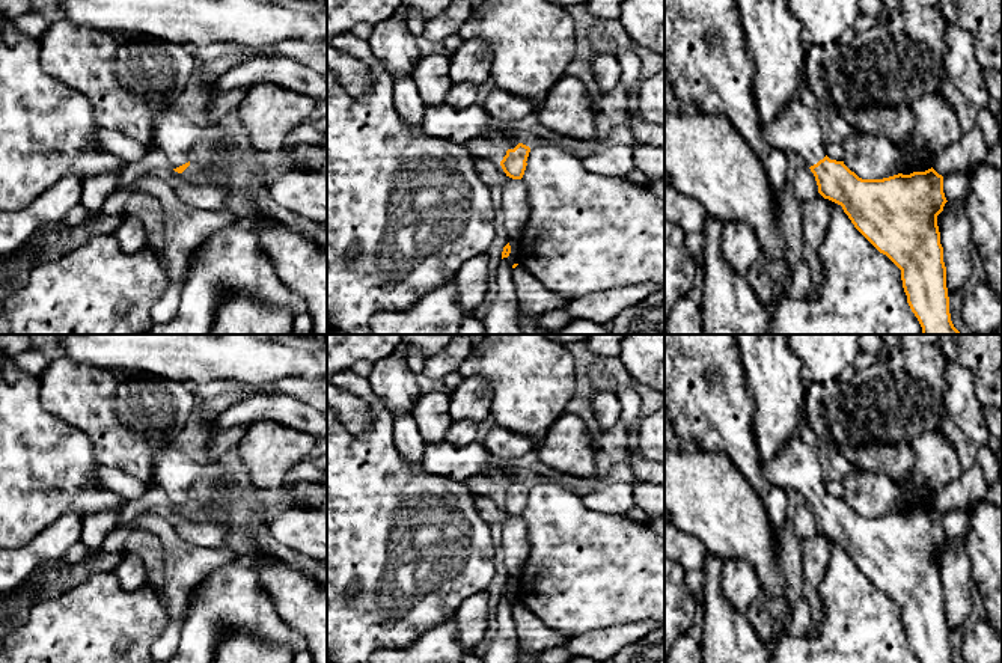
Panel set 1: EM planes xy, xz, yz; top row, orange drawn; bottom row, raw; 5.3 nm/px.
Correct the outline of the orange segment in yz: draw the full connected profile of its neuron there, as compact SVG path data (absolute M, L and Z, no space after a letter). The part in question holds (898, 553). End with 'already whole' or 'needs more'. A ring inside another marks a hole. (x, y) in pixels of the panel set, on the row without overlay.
M800 435L790 438L770 461L761 461L765 478L781 488L794 488L815 514L818 530L842 544L854 565L900 607L907 640L921 663L954 663L949 651L946 604L937 553L948 539L943 514L933 505L910 512L883 517L862 517L844 499L826 493L826 478L820 461Z | needs more

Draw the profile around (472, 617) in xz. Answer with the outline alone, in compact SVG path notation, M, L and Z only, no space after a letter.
M487 591L469 595L455 612L457 639L466 649L473 649L481 640L490 624L488 612L490 595Z

